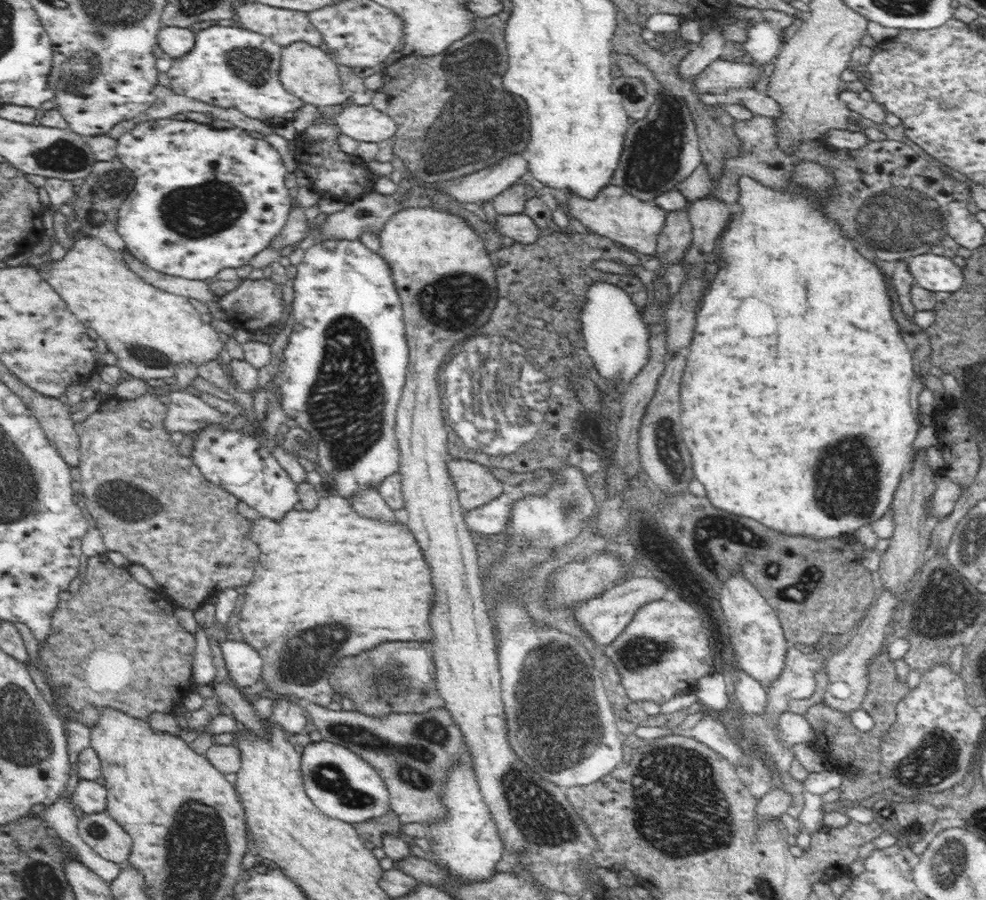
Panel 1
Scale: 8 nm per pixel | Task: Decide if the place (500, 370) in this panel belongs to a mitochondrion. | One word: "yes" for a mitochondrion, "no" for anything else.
yes

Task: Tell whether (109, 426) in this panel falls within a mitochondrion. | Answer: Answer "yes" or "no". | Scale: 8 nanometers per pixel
no

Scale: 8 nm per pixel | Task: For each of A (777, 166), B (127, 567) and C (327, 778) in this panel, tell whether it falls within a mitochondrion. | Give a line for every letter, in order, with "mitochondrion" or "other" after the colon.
A: other
B: other
C: mitochondrion

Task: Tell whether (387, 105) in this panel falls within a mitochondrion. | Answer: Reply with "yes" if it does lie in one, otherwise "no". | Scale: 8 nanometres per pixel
no

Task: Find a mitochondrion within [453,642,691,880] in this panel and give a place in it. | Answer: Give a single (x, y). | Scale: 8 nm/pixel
(544, 820)

